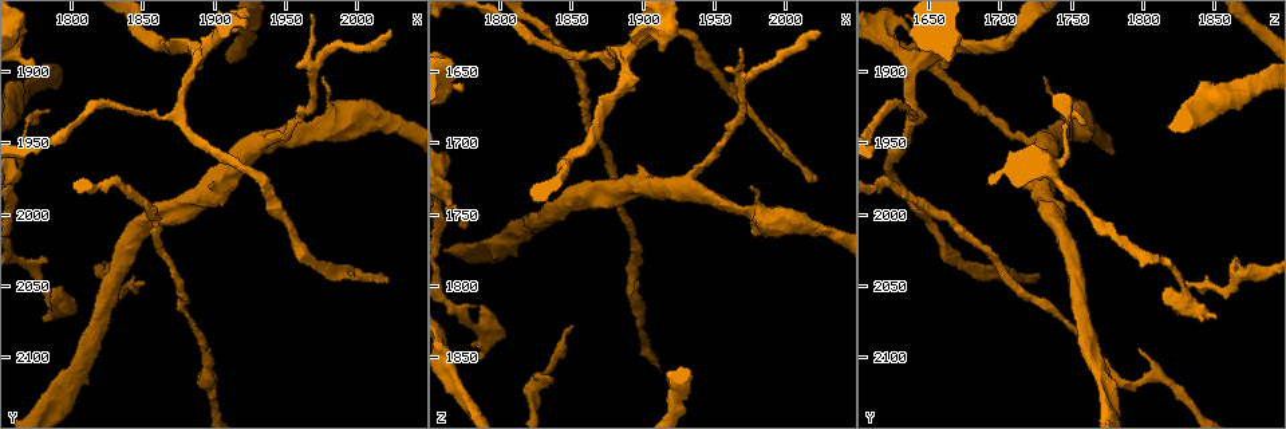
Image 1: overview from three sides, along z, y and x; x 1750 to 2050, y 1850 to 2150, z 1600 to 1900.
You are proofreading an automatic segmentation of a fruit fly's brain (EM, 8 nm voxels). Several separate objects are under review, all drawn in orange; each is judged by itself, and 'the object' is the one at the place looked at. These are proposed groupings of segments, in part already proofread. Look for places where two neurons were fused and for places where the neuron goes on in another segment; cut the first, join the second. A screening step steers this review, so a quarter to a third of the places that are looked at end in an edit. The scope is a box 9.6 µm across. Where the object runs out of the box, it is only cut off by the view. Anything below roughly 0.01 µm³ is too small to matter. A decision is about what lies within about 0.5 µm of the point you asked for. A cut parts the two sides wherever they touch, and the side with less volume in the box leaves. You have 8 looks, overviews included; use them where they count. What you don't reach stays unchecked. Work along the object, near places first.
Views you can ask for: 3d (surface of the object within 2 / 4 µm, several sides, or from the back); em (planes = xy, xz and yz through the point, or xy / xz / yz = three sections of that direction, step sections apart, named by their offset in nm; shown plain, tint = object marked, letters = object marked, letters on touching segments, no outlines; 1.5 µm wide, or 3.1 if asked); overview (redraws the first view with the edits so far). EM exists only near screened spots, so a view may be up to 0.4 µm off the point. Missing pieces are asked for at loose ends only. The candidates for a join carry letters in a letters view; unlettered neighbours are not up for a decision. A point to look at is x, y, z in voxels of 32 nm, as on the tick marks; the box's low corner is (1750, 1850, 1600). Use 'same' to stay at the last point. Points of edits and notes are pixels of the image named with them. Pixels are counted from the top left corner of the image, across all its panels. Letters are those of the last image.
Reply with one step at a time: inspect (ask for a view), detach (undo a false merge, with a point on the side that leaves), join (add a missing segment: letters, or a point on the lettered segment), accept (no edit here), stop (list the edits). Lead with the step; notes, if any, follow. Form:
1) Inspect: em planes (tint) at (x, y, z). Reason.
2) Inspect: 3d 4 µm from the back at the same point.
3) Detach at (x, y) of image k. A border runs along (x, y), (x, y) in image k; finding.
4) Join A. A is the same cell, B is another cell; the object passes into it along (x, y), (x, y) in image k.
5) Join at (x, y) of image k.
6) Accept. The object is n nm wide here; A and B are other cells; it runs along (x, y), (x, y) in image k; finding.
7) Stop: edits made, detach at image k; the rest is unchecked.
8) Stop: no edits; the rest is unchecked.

Inspect: em planes (plain) at (1786, 2072, 1852). Free end.

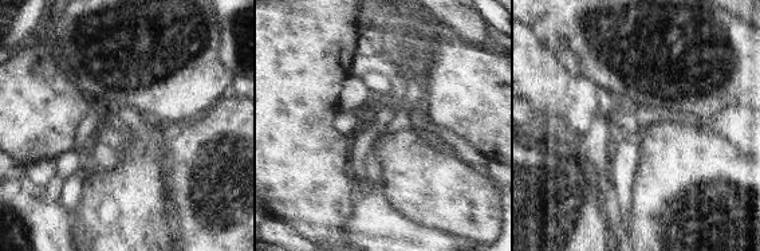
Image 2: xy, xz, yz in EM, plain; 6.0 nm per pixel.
Inspect: em planes (letters) at the same point.

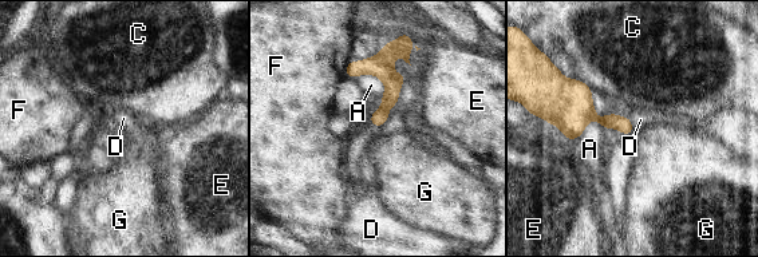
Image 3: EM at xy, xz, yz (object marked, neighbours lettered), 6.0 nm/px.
Accept. A, C, D, E, F and G are other cells; it runs along (385, 48), (390, 98), (376, 123) in image 3; no lettered segment goes on from it.

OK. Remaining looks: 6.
Inspect: 3d 2 µm at (1974, 1902, 1730). An open end.

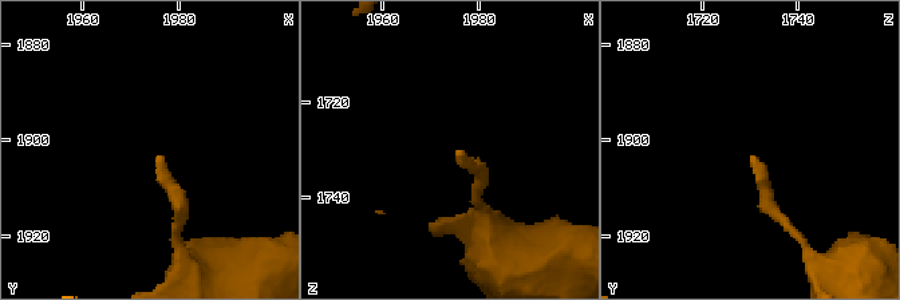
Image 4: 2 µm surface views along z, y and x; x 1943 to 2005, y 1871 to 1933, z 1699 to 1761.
Inspect: em planes (letters) at (1976, 1903, 1730).

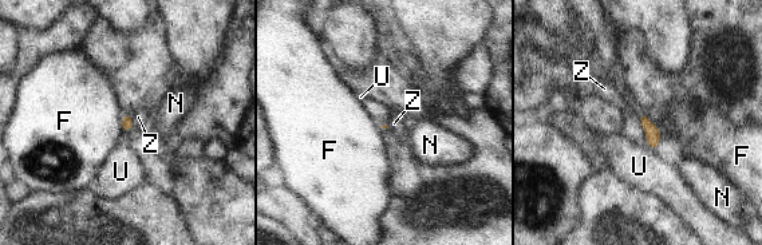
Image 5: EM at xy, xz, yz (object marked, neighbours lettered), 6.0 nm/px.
Accept. F, N, U and Z are other cells; a border runs along (656, 125), (662, 137) in image 5; none of them fits.

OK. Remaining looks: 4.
Inspect: em yz step 8 (tint) at (1774, 1900, 1660).

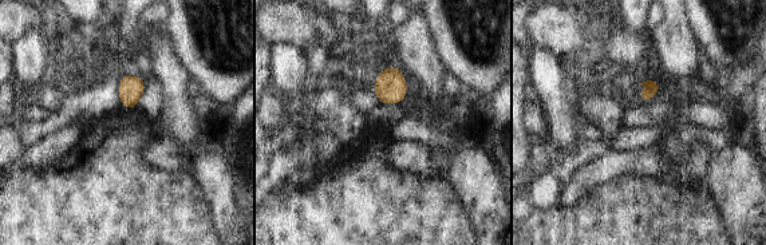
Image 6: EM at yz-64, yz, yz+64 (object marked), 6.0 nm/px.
Inspect: em planes (letters) at the same point. Another direction.

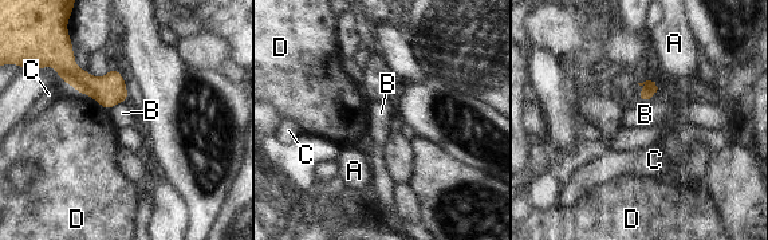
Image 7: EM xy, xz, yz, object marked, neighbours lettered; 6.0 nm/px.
Accept. A, B, C and D are other cells; a border runs along (126, 101), (121, 101), (107, 110) in image 7; no lettered segment goes on from it.

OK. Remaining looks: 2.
Stop: no edits; the rest is unchecked.

